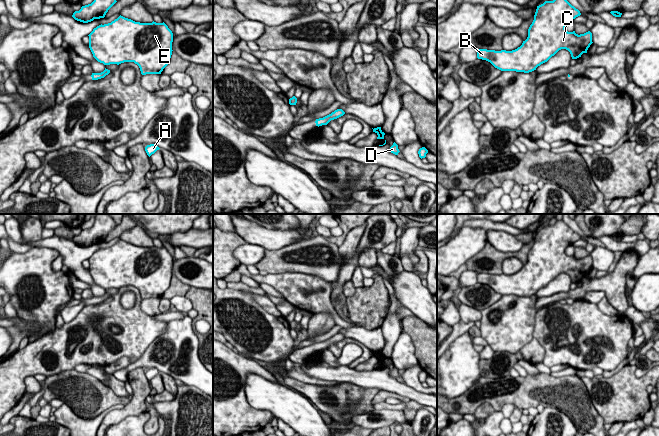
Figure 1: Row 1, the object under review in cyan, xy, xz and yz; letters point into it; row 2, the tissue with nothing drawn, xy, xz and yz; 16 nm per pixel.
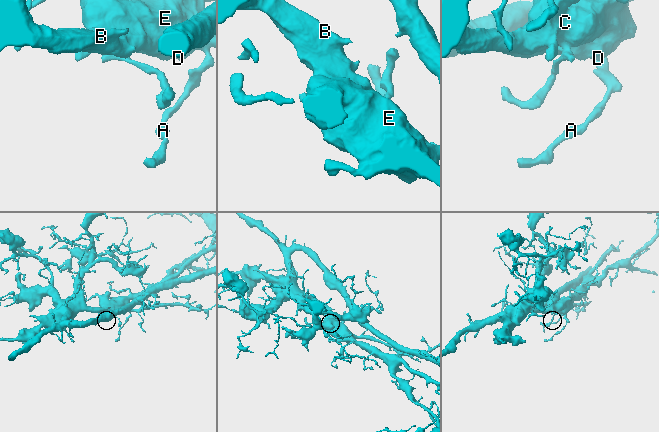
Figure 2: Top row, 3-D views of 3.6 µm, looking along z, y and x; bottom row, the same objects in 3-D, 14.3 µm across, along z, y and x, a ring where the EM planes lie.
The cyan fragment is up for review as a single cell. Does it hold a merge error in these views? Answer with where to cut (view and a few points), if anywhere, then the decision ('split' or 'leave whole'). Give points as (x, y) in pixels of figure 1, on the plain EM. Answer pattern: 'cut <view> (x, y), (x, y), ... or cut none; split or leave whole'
cut none; leave whole

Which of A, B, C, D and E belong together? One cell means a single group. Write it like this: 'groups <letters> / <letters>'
groups A B C D E

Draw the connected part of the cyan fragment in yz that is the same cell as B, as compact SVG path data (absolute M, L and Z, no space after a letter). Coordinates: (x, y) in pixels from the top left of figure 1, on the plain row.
M563 219L556 220L553 225L537 230L528 261L520 271L512 275L479 273L477 282L490 286L501 295L524 297L536 294L561 273L568 274L572 283L577 283L587 277L593 267L590 255L578 259L565 253L569 245L580 239Z

